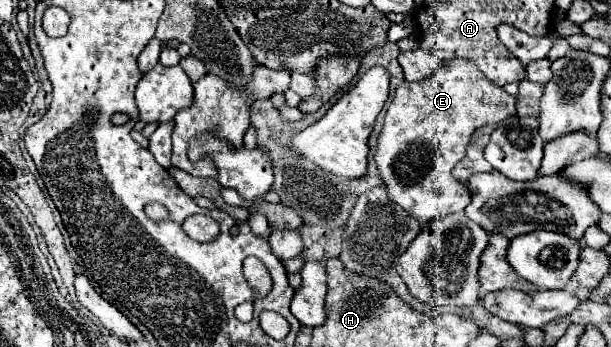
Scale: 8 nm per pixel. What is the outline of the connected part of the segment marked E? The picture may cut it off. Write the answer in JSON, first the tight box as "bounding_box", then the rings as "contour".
{"bounding_box":[375,59,515,225],"contour":[[[449,59],[447,65],[437,67],[433,75],[429,75],[423,81],[411,83],[403,81],[397,87],[395,99],[389,105],[383,121],[383,129],[377,141],[375,161],[379,165],[379,173],[383,177],[383,183],[387,185],[389,199],[397,205],[401,205],[409,215],[421,221],[421,225],[431,223],[433,219],[449,213],[463,211],[469,201],[469,187],[457,183],[451,175],[453,167],[465,157],[465,147],[471,139],[471,135],[485,125],[499,123],[515,113],[515,97],[509,95],[503,87],[493,85],[477,67],[473,61],[467,59]]]}

